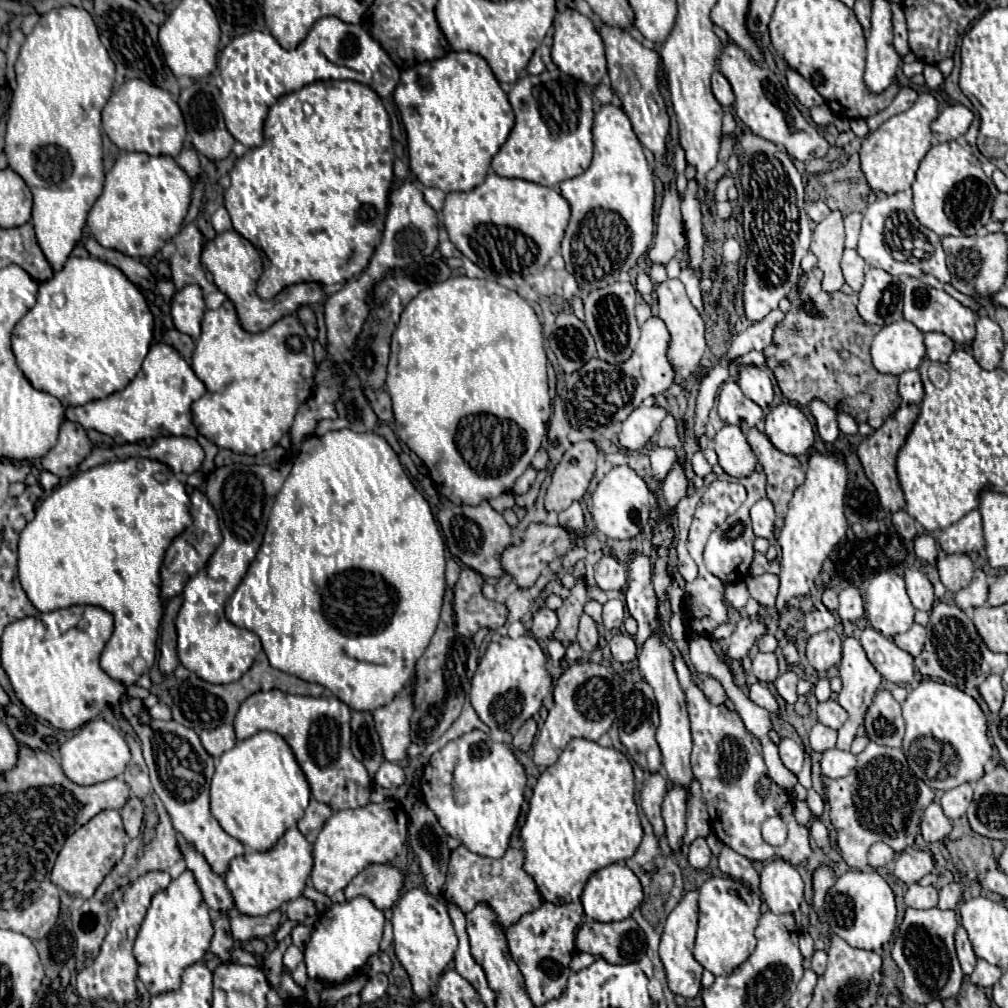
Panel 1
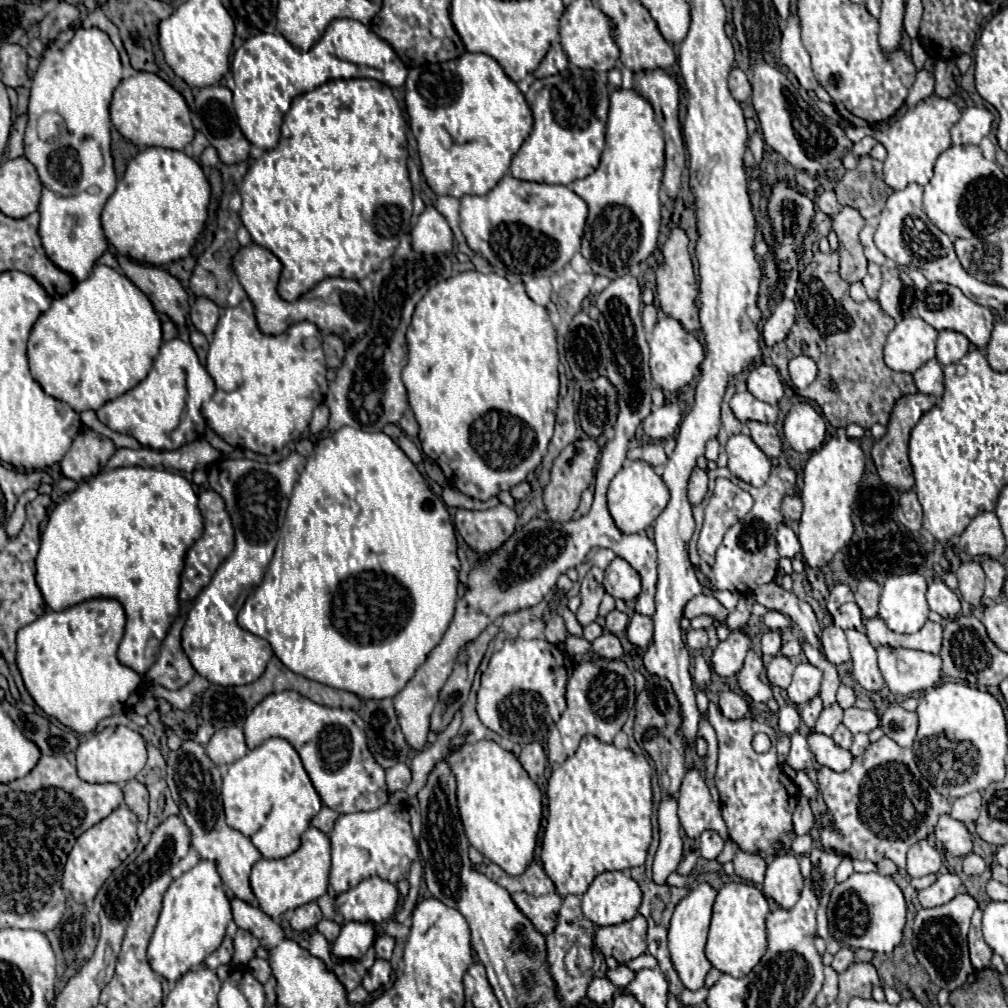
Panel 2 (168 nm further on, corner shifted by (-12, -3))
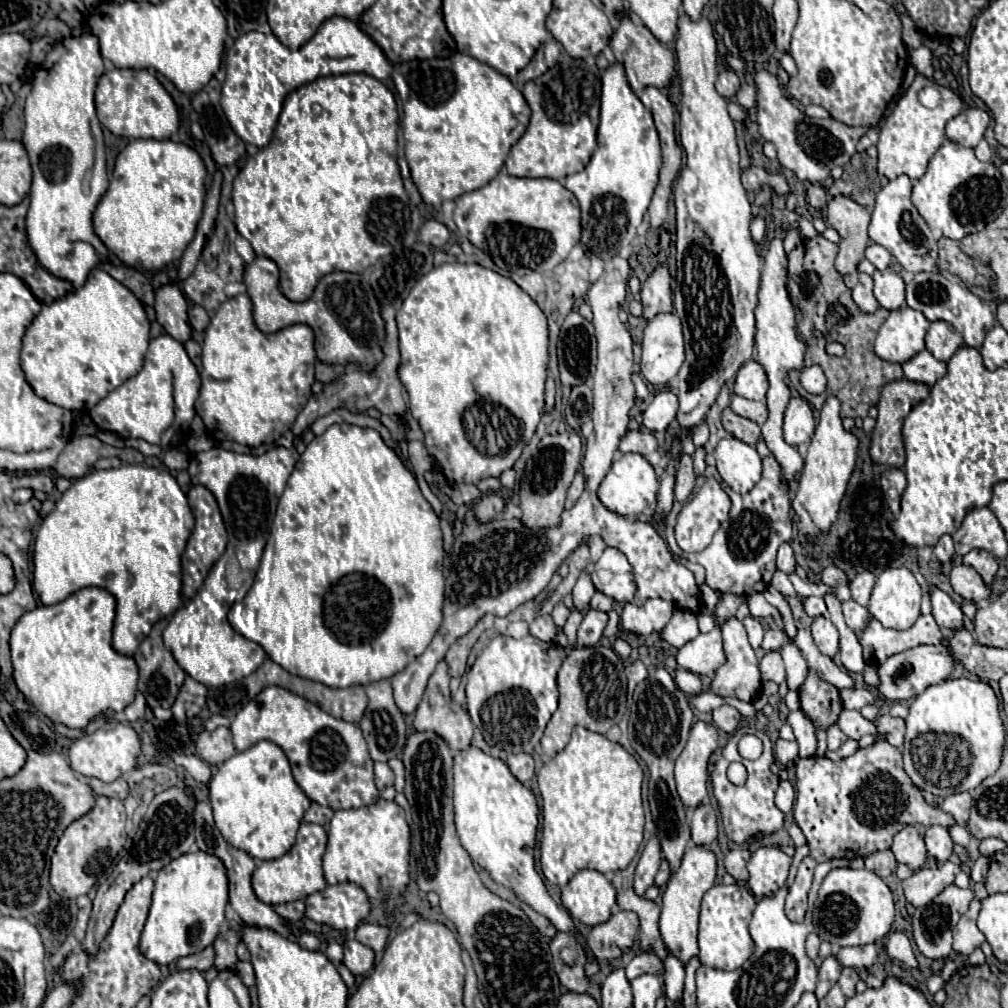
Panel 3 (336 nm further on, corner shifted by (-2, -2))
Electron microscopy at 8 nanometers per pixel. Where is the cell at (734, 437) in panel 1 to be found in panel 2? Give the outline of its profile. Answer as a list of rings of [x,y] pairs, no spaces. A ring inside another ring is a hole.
[[[736,434],[730,436],[726,442],[726,454],[728,454],[728,468],[734,476],[740,480],[752,484],[752,486],[762,486],[768,476],[772,462],[770,458],[754,444],[754,440],[746,434]]]

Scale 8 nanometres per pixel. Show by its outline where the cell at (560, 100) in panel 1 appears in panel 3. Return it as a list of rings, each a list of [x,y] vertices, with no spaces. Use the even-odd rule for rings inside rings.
[[[570,59],[568,63],[564,63],[564,71],[566,81],[562,71],[560,75],[548,71],[524,85],[522,93],[530,105],[531,117],[526,133],[510,149],[510,155],[506,159],[506,171],[510,175],[564,179],[588,165],[592,151],[596,149],[594,123],[598,123],[596,99],[600,91],[600,77],[592,73],[586,63],[578,63],[578,59]]]

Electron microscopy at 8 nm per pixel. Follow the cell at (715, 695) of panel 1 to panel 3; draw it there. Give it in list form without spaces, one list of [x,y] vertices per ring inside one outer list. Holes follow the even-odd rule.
[[[722,705],[722,707],[718,707],[718,709],[712,711],[714,725],[718,729],[722,729],[724,733],[728,733],[728,735],[732,735],[738,729],[740,719],[742,719],[742,715],[734,707],[730,707],[730,705]]]

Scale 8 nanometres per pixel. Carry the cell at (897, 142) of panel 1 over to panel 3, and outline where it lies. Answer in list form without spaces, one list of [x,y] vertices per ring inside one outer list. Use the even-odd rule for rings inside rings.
[[[917,73],[910,89],[900,97],[896,109],[886,119],[886,125],[878,139],[878,173],[896,179],[898,175],[908,175],[910,179],[920,179],[928,167],[930,157],[938,151],[946,139],[944,127],[962,109],[962,99],[948,87],[936,84]]]

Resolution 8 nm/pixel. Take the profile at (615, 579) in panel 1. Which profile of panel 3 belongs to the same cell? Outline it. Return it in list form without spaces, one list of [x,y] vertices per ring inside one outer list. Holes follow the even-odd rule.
[[[606,547],[602,557],[596,561],[592,583],[598,591],[602,591],[618,603],[634,601],[636,583],[632,567],[626,555],[614,547]]]

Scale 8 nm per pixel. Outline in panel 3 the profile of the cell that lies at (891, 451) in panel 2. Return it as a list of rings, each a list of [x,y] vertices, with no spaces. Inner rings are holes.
[[[908,379],[890,381],[882,387],[882,395],[878,401],[878,419],[876,427],[872,431],[872,445],[870,445],[870,457],[876,463],[890,465],[890,467],[902,467],[906,461],[904,453],[904,441],[902,441],[902,421],[910,413],[910,409],[920,403],[926,395],[930,395],[930,387],[924,383],[914,383]]]

